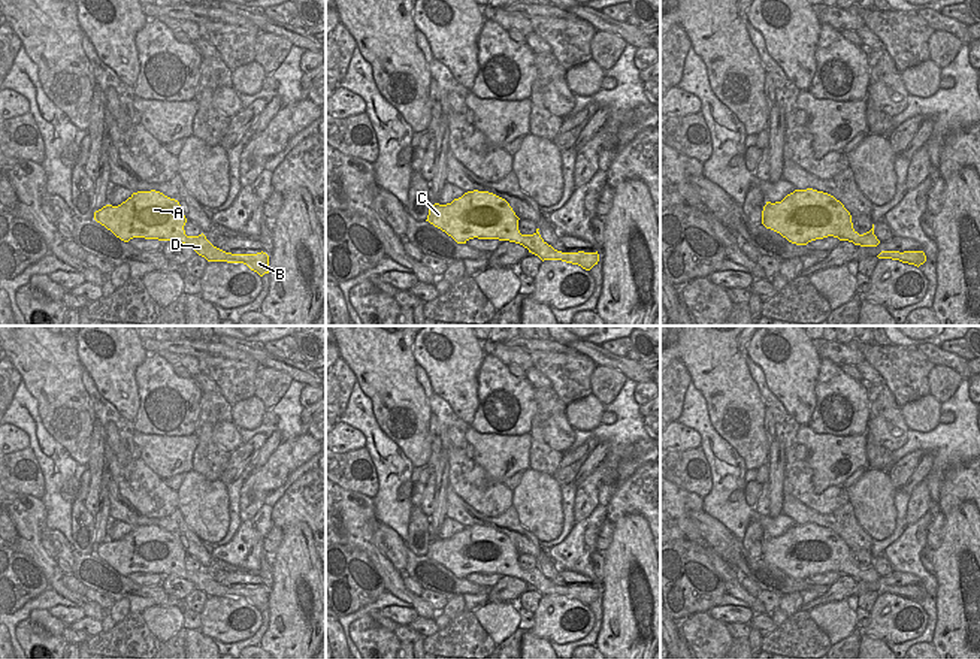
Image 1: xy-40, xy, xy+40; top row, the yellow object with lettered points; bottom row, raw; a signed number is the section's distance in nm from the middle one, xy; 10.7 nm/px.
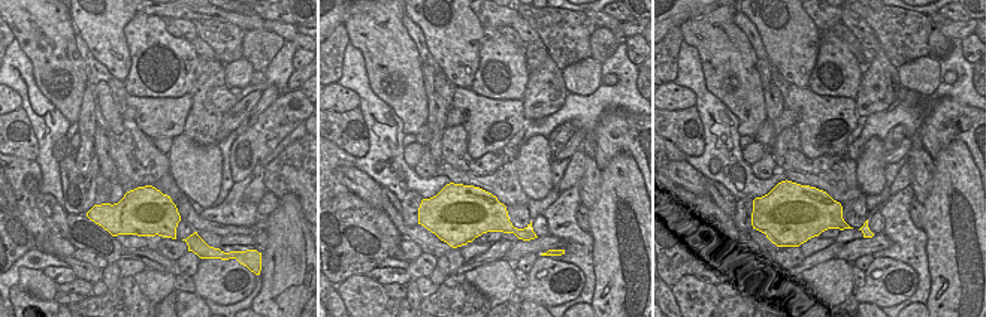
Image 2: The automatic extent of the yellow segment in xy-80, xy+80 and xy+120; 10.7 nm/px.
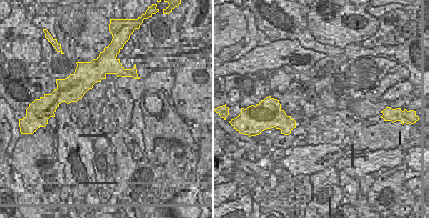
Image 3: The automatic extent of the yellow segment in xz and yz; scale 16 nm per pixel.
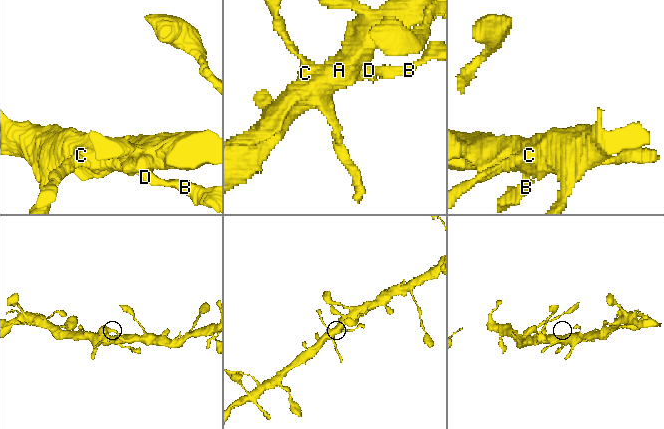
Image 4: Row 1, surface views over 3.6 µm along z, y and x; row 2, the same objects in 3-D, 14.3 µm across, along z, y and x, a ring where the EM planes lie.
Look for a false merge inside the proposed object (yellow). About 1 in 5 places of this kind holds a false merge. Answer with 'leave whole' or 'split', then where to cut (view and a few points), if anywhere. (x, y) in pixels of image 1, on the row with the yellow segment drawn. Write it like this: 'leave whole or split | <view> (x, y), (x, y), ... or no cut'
leave whole | no cut

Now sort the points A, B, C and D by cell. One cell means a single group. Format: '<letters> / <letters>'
A B C D

